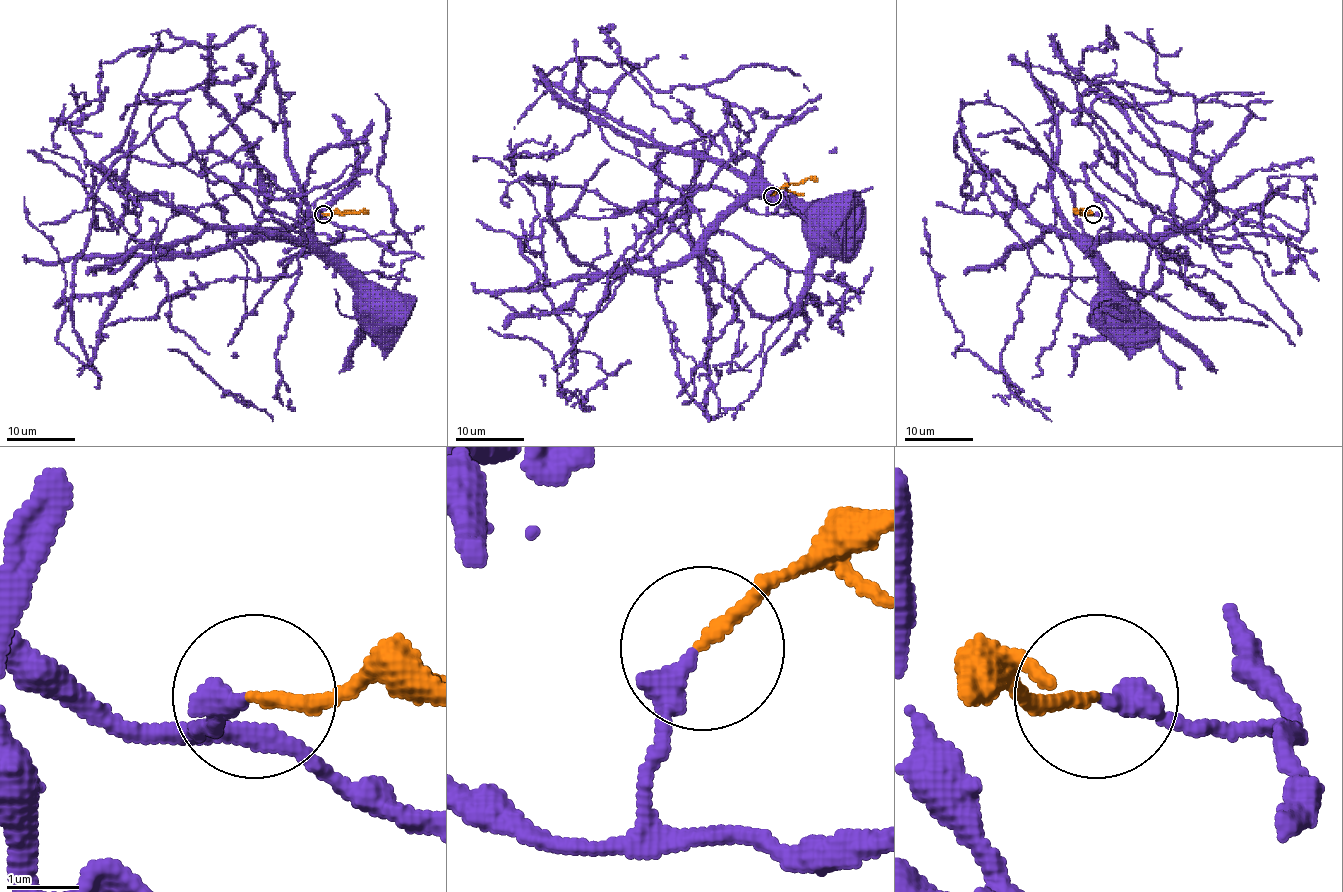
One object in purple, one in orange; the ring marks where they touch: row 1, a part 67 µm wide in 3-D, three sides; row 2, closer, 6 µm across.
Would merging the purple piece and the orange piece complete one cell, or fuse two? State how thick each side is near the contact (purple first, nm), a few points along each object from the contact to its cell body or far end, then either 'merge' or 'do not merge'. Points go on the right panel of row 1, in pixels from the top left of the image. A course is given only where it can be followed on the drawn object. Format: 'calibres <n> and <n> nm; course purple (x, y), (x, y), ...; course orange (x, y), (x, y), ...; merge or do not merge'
calibres 360 and 180 nm; course purple (1092, 214), (1090, 169), (1104, 195), (965, 104), (955, 154), (1037, 224), (1073, 237), (1029, 71), (1318, 280); course orange (1092, 214), (1075, 212), (1078, 214); merge

